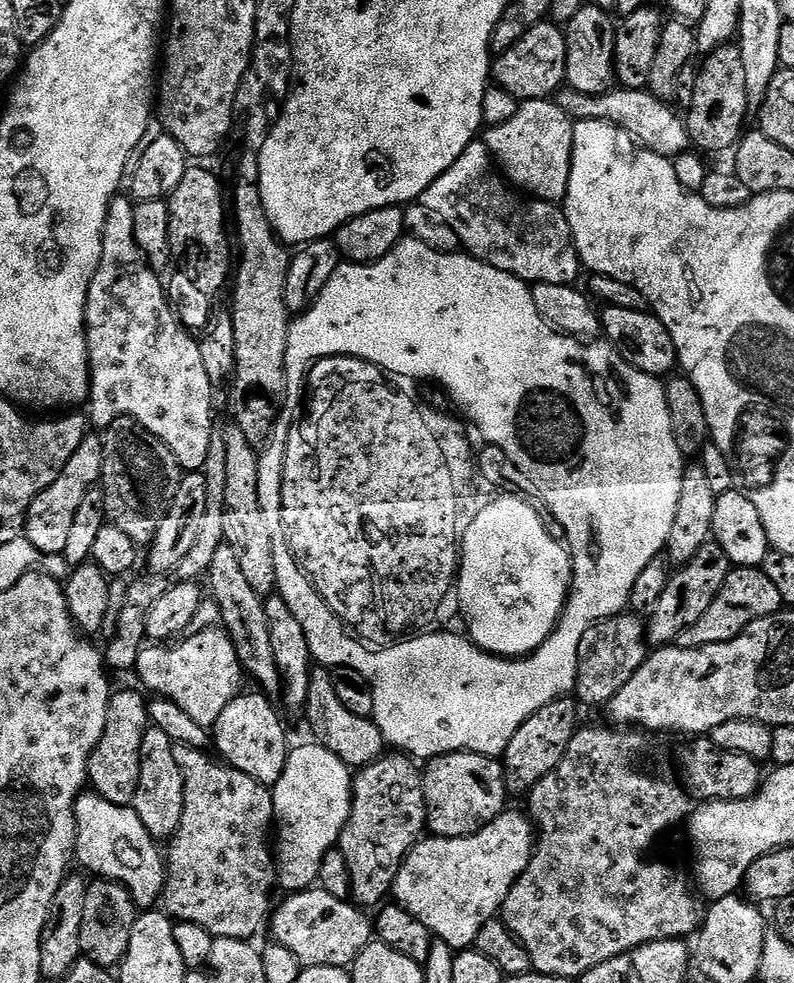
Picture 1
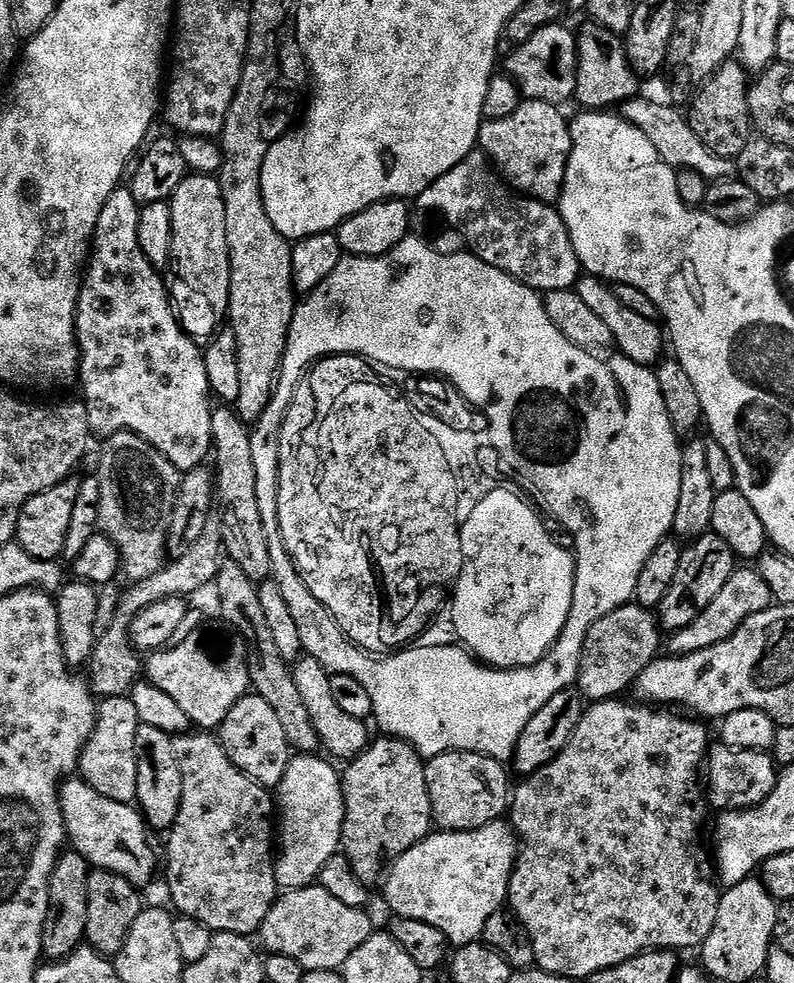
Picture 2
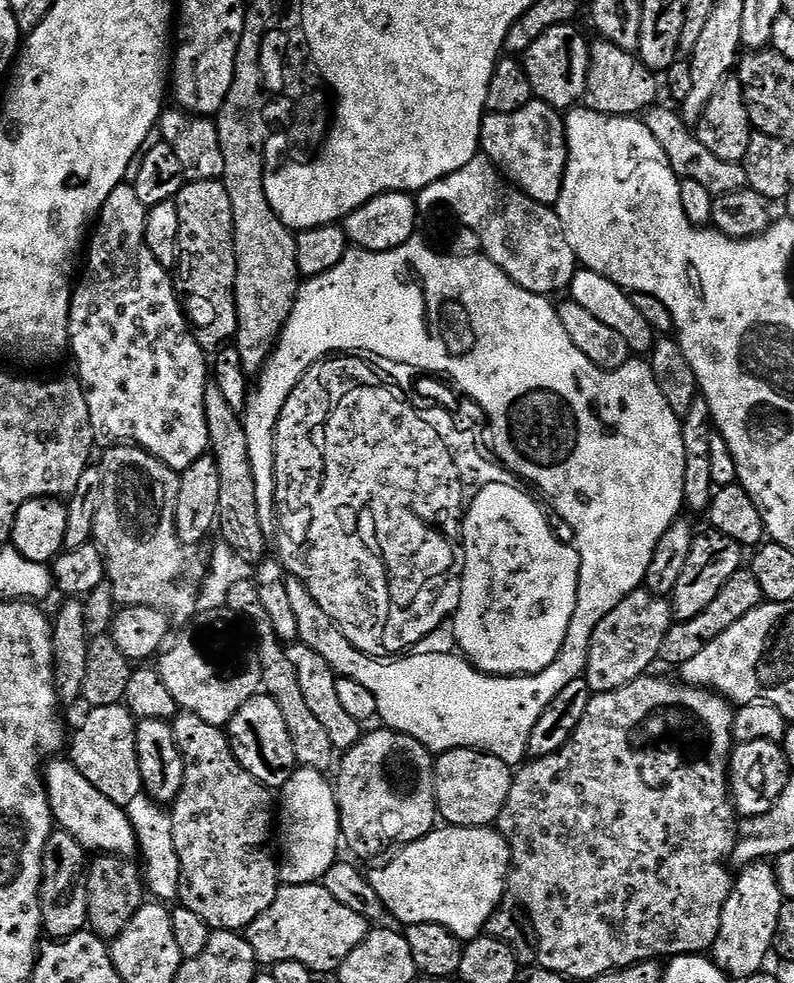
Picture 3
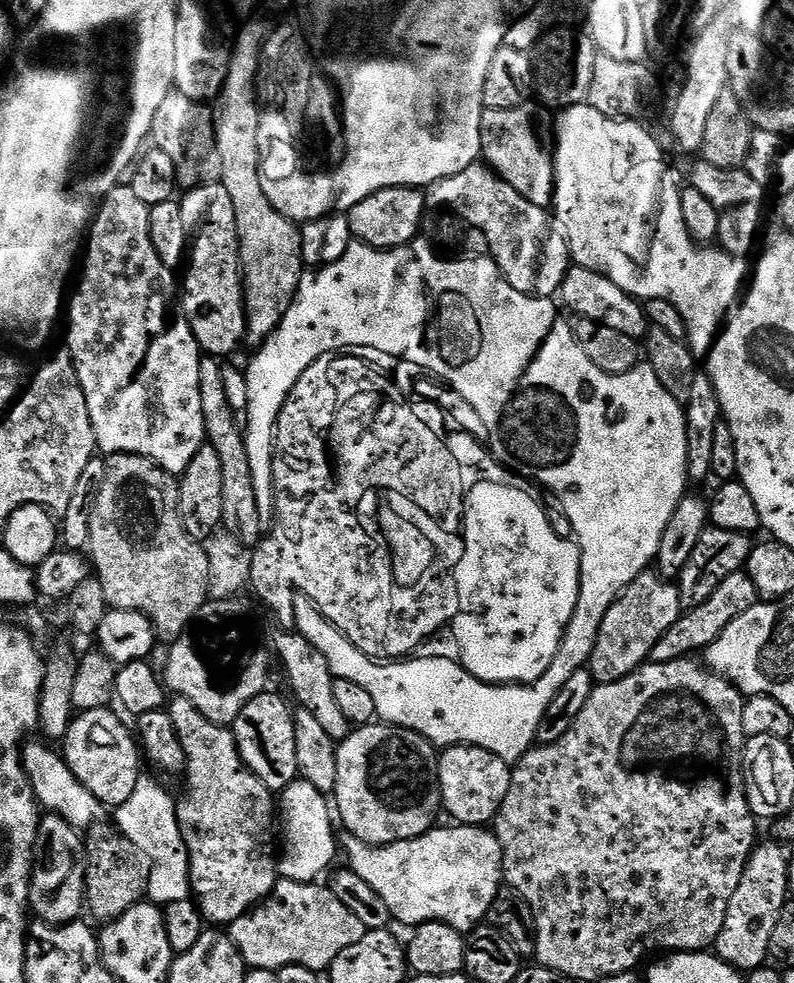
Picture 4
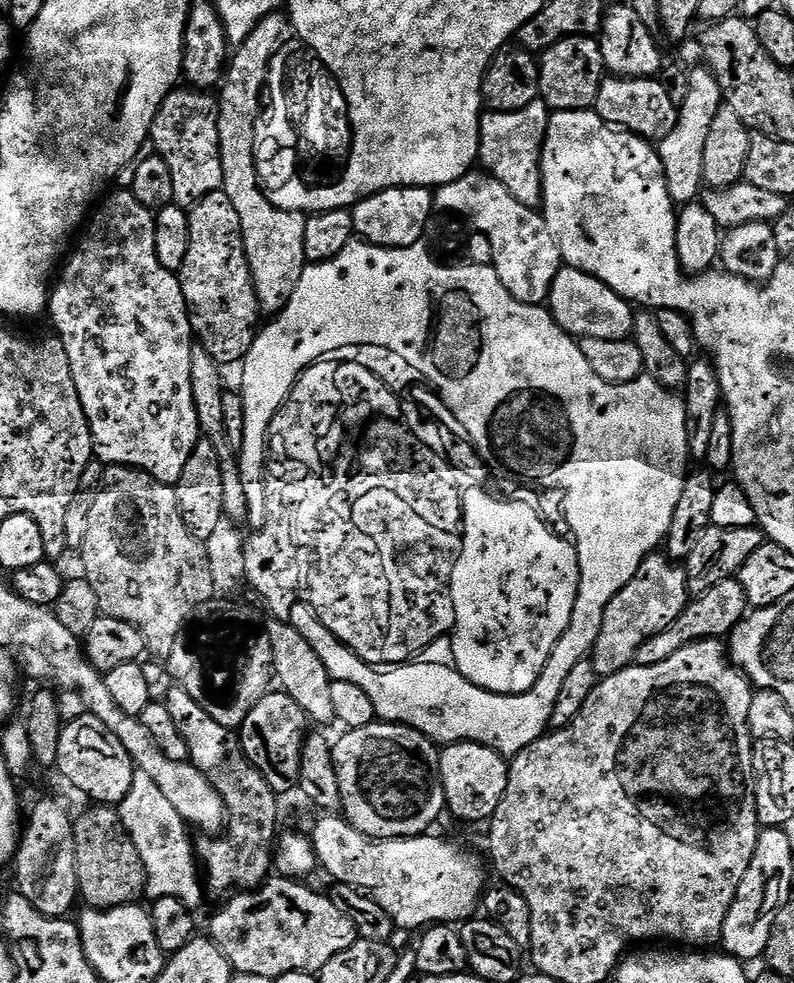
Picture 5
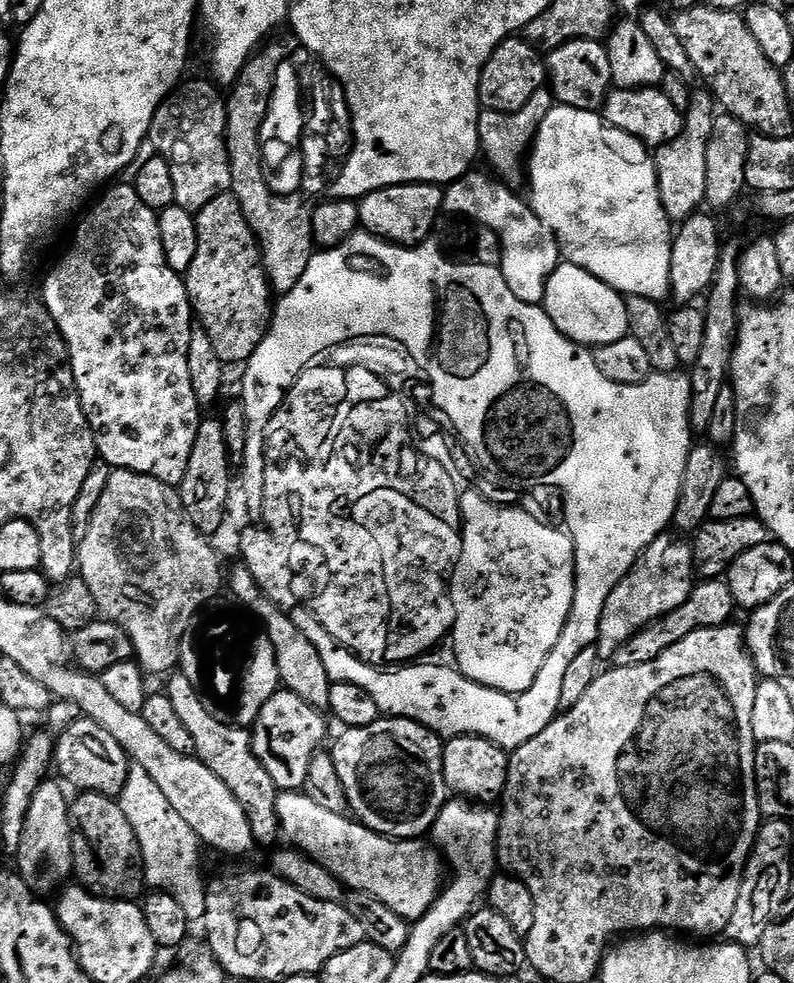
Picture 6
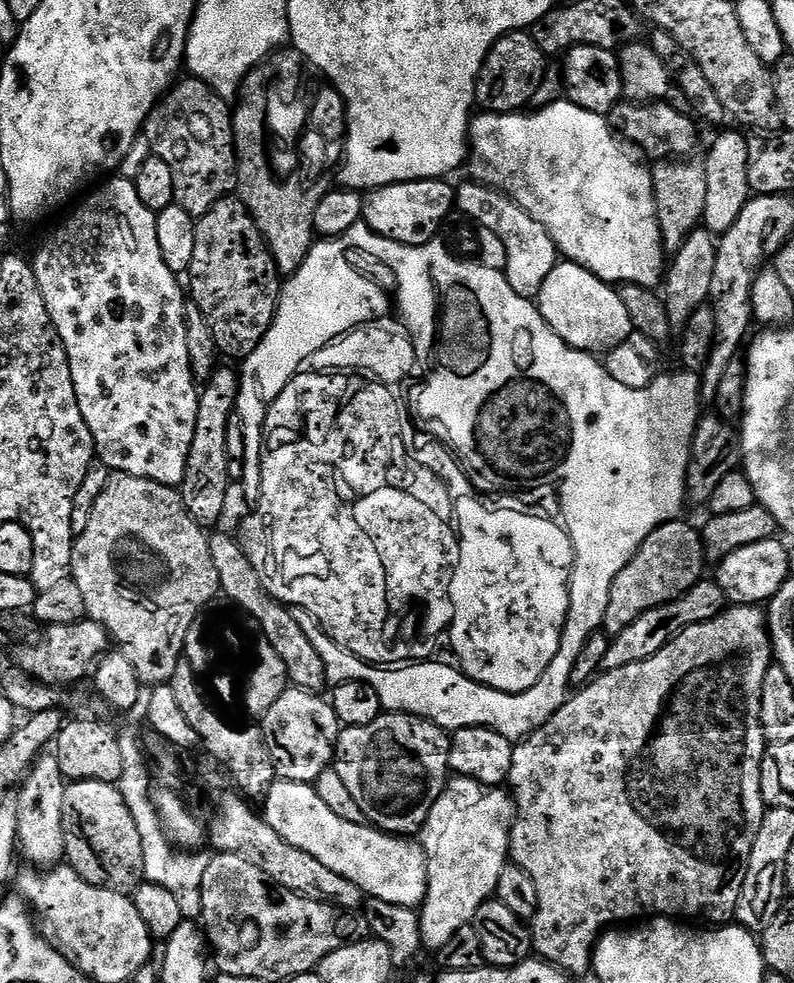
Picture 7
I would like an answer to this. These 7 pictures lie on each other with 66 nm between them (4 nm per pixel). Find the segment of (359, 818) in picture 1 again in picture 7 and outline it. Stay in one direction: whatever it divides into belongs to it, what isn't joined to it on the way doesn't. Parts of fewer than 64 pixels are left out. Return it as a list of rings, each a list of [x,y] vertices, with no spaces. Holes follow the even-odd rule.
[[[385,711],[378,719],[374,722],[370,722],[366,726],[358,726],[357,728],[345,727],[343,731],[341,731],[338,742],[336,743],[334,770],[342,777],[342,782],[346,782],[346,790],[350,790],[354,802],[358,806],[362,806],[362,814],[366,814],[369,825],[379,828],[381,832],[386,832],[401,838],[408,838],[413,834],[419,833],[420,829],[423,828],[426,818],[434,806],[434,802],[438,802],[438,798],[444,793],[444,786],[450,779],[448,759],[450,758],[451,749],[452,742],[449,733],[445,731],[445,729],[437,726],[434,722],[423,720],[420,716],[408,716],[405,712]]]

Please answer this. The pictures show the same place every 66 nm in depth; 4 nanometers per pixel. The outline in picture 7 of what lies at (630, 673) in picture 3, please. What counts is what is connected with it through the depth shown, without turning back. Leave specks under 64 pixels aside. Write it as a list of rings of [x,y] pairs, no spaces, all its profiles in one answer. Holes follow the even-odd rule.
[[[684,518],[658,526],[644,539],[642,546],[638,546],[638,554],[626,562],[622,574],[614,578],[614,586],[610,586],[610,602],[606,605],[603,631],[609,637],[622,634],[622,630],[626,630],[634,618],[642,618],[646,610],[674,602],[705,575],[704,564],[704,538],[699,527],[691,528]]]

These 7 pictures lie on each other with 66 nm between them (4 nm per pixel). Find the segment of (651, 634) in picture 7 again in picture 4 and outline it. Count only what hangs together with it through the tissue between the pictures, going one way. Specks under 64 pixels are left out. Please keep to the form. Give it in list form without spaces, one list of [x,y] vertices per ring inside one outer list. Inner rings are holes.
[[[747,571],[730,574],[730,578],[724,579],[718,590],[714,590],[714,594],[702,602],[702,606],[687,609],[678,618],[678,622],[674,622],[674,626],[670,626],[670,630],[658,638],[650,657],[651,663],[665,664],[703,653],[722,634],[722,630],[726,630],[726,626],[738,618],[738,614],[746,614],[746,610],[750,610],[757,602],[756,587]]]

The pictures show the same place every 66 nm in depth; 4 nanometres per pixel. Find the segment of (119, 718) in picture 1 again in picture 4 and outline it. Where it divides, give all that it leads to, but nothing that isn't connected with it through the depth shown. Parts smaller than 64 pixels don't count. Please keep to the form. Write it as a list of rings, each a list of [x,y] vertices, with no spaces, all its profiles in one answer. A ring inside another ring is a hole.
[[[105,707],[80,712],[63,738],[62,755],[74,778],[78,778],[94,798],[115,810],[130,798],[142,775],[142,752],[133,729],[129,725],[127,728],[112,711],[111,707]]]

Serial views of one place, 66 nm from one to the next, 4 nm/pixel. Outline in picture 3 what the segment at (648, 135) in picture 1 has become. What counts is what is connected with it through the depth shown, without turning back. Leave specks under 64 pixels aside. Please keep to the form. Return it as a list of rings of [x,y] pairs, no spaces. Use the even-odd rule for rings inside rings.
[[[660,107],[649,108],[643,117],[643,122],[650,130],[650,134],[654,134],[654,142],[658,142],[658,146],[662,146],[665,160],[681,180],[698,182],[714,198],[748,187],[743,163],[722,162],[710,150],[706,150],[706,146],[702,146],[702,142],[697,138],[695,131],[690,130],[690,126],[685,123],[683,115],[675,107]]]

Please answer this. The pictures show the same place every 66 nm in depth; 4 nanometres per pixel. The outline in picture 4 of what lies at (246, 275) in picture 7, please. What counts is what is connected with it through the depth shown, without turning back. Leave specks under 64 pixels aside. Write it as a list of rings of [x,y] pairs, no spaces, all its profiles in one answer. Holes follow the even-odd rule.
[[[205,182],[197,188],[189,188],[179,201],[182,222],[186,222],[189,234],[186,267],[182,276],[182,311],[188,319],[192,333],[200,344],[201,353],[225,358],[246,340],[246,314],[244,313],[244,273],[240,266],[240,235],[234,218],[234,202],[226,194],[226,186],[219,182]]]

